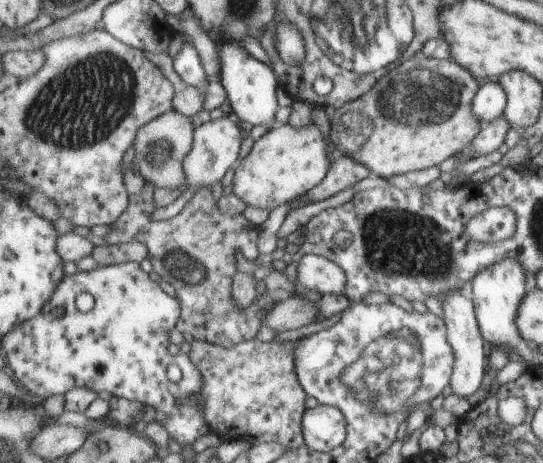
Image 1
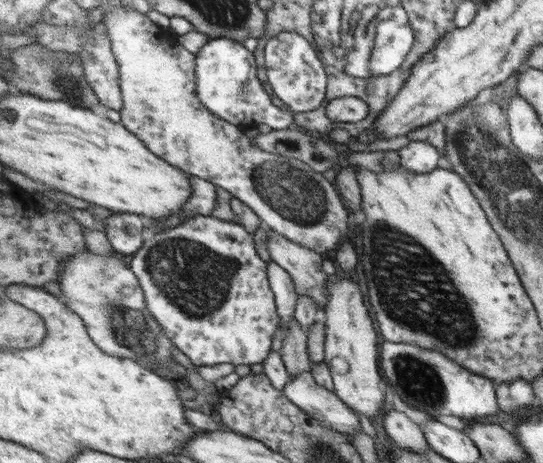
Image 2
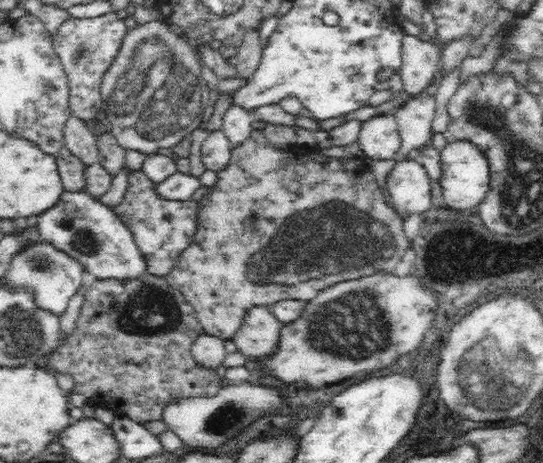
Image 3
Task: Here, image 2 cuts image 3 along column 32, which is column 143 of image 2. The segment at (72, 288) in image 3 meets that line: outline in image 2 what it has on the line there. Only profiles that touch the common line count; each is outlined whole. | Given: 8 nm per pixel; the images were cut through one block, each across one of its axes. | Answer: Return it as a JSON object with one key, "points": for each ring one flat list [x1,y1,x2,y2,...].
{"points":[[212,215,196,216,196,218,192,218,192,220,182,223,180,226,149,235,144,246,134,256,132,269,140,278,144,291,147,292,149,310,158,319,158,323,164,327,164,331,168,332,168,337,175,342,177,348,192,360,193,364,198,367,216,366,217,364,226,363,232,363,236,366,240,366,240,364,265,364,273,351,274,336,281,334,282,318,279,313,276,292,272,289,269,272,271,264,266,262,266,260,262,260,262,256,258,255,254,234,247,227,233,221,221,220]]}

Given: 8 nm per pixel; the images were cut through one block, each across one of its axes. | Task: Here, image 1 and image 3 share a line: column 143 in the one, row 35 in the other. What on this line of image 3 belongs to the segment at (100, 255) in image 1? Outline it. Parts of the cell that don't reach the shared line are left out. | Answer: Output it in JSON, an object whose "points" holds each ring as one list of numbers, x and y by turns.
{"points":[[249,26,244,31,240,46,237,48,237,76,250,80,258,70,262,58,262,30]]}

